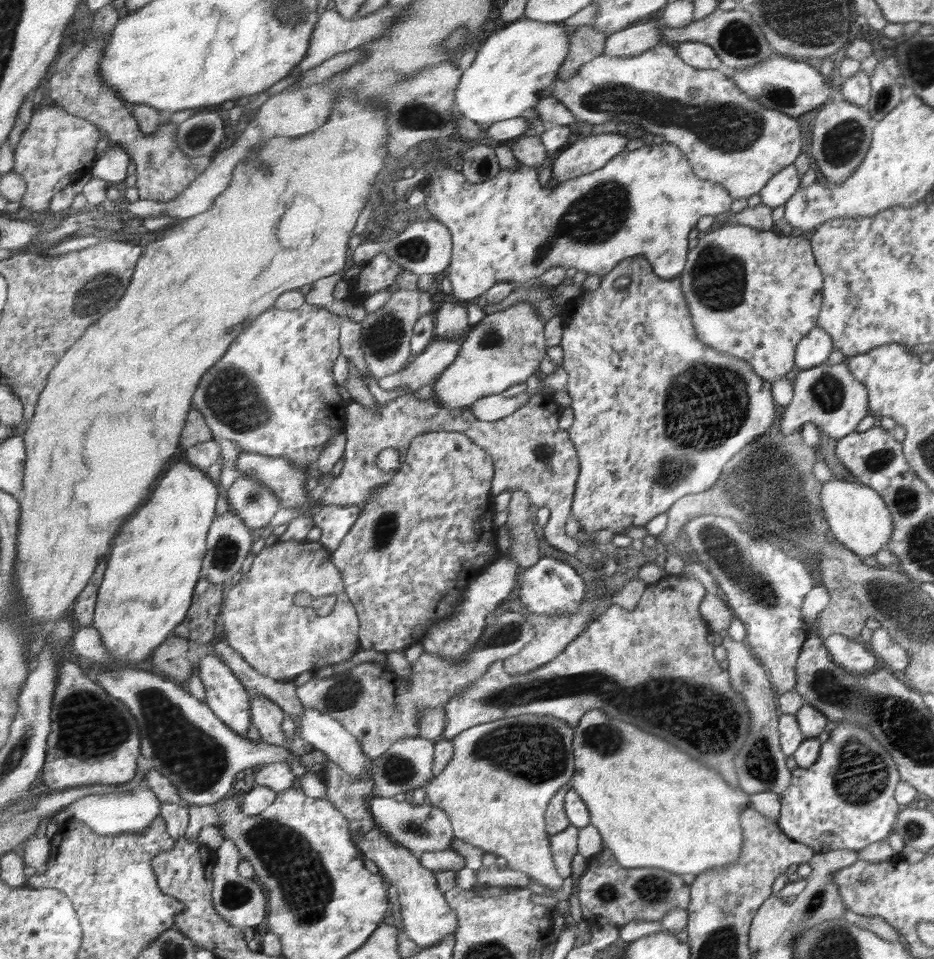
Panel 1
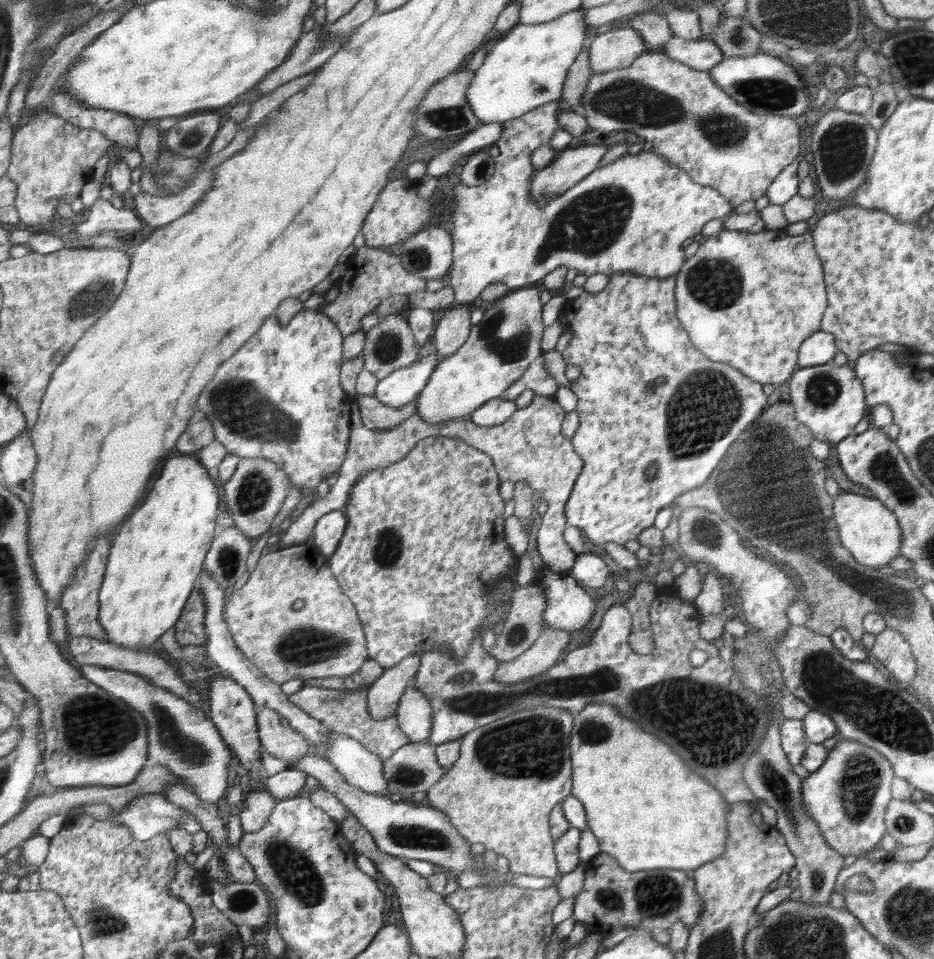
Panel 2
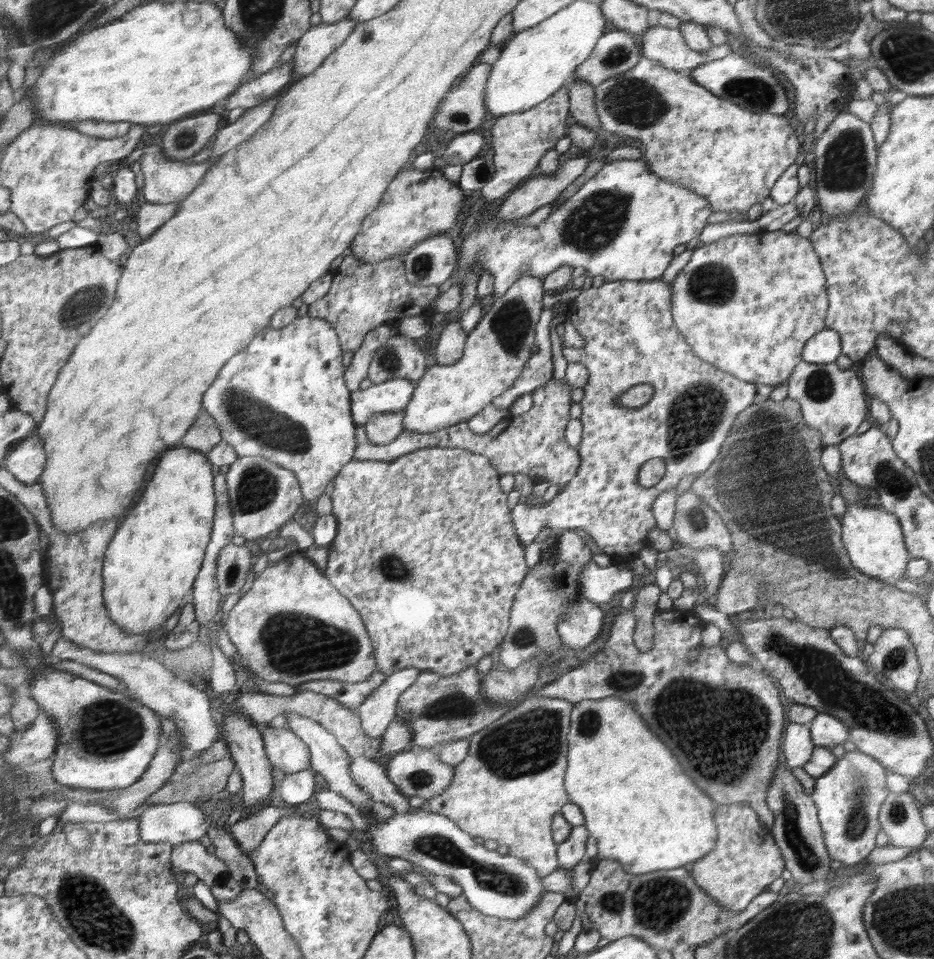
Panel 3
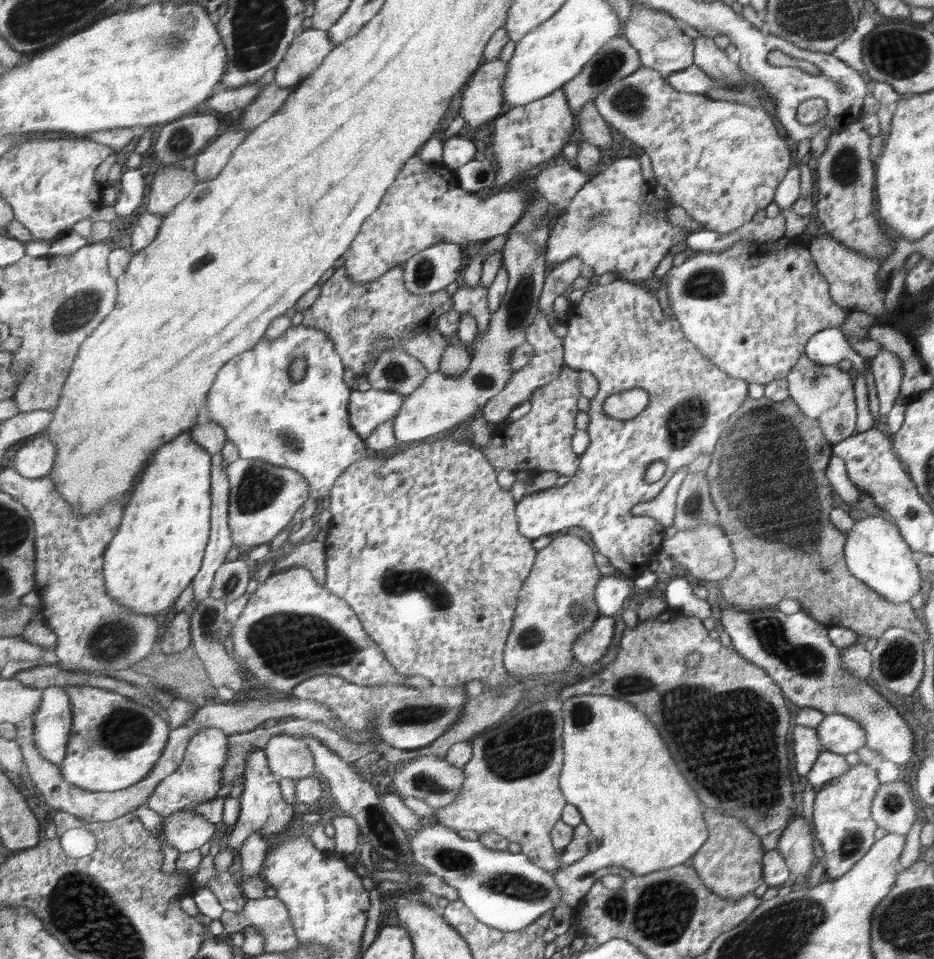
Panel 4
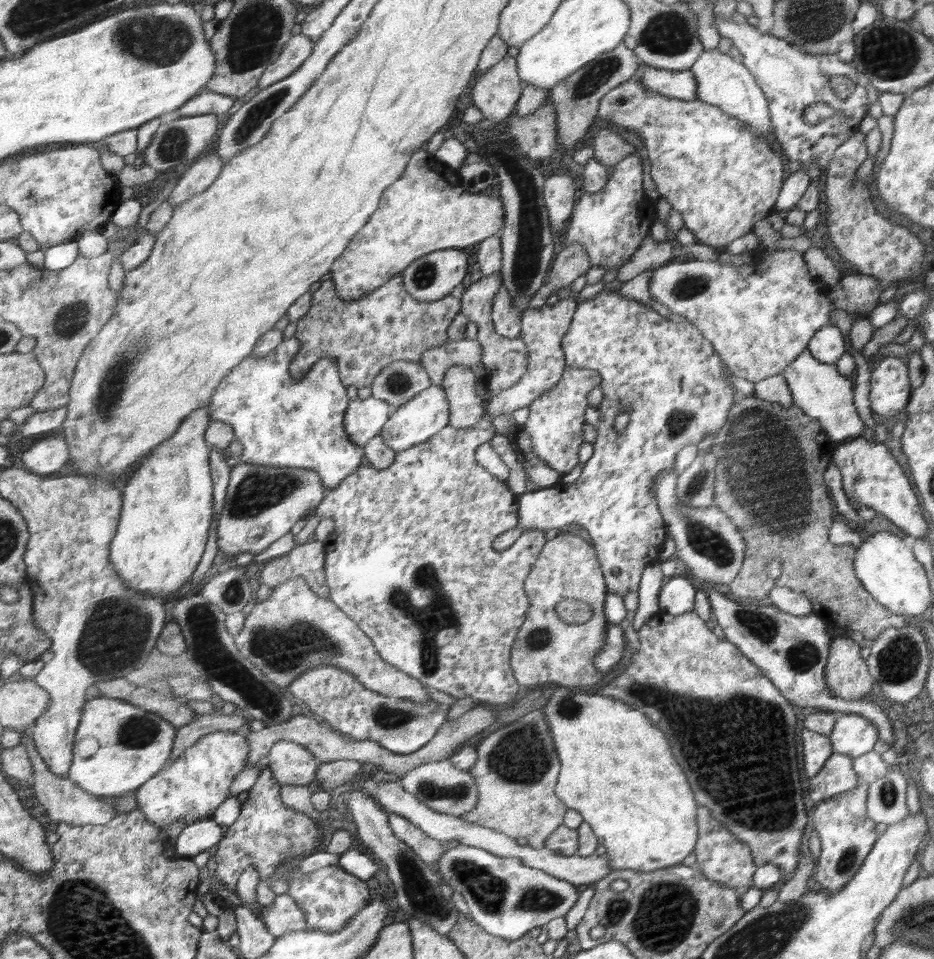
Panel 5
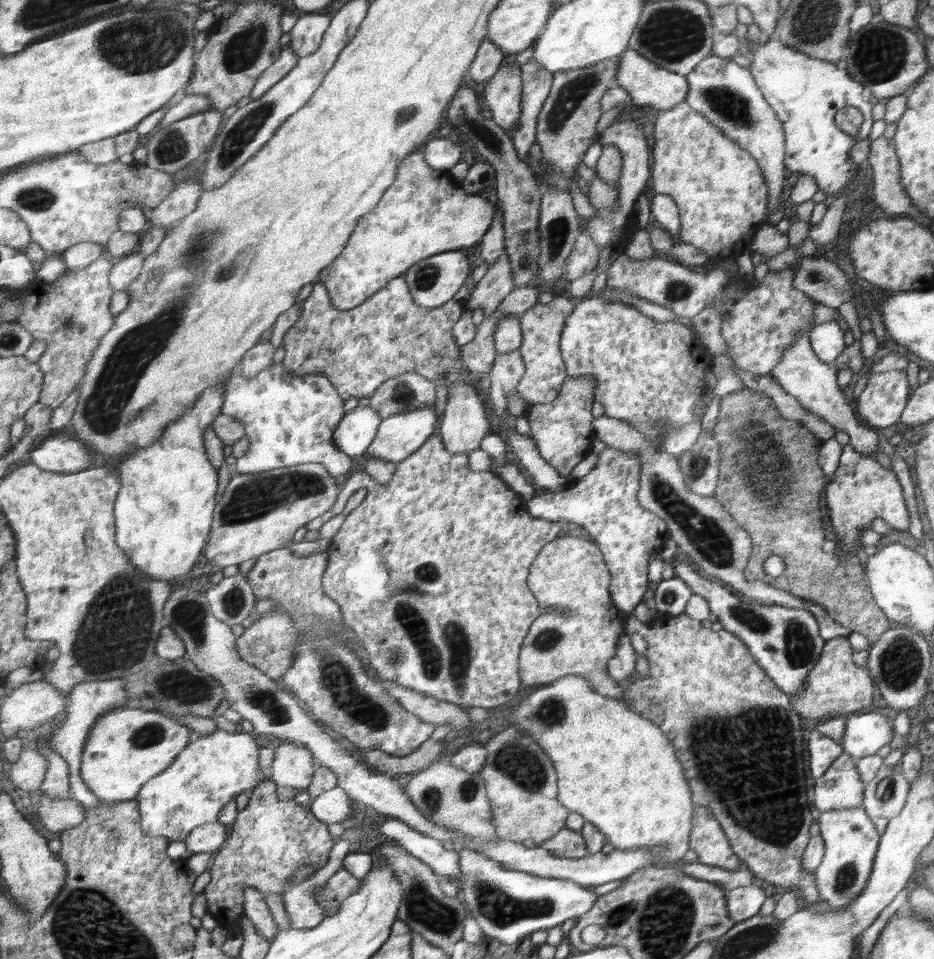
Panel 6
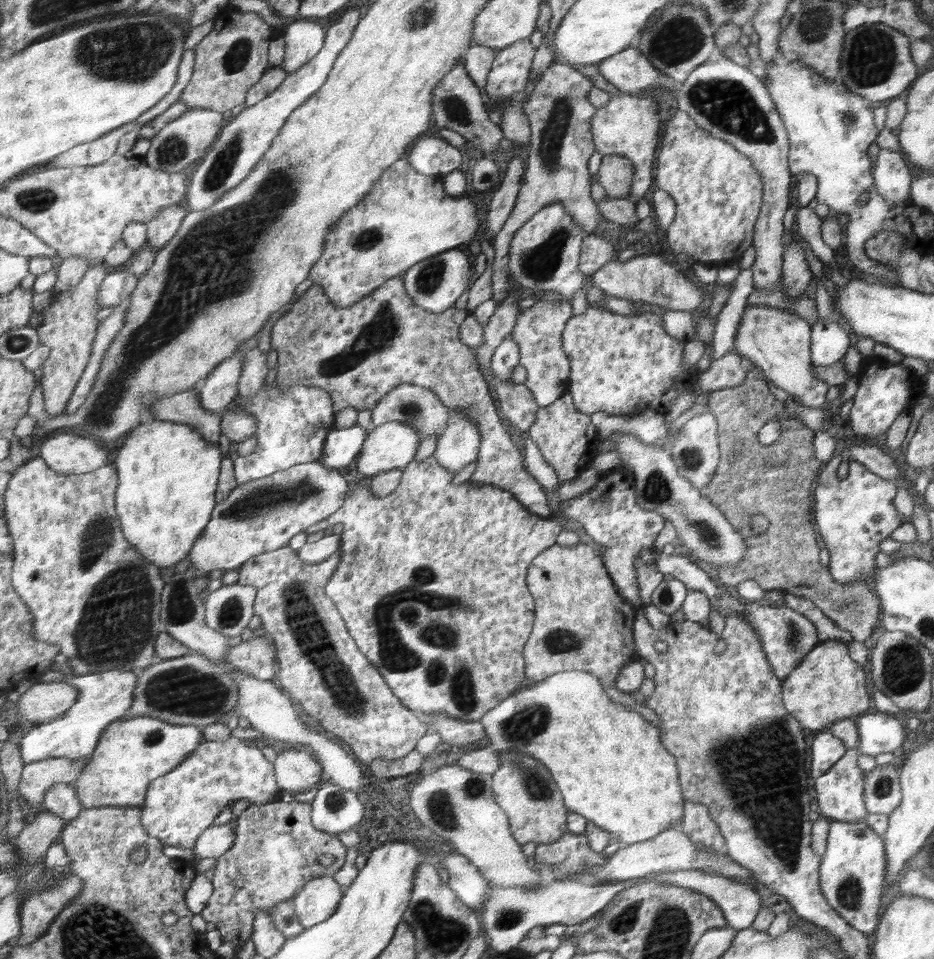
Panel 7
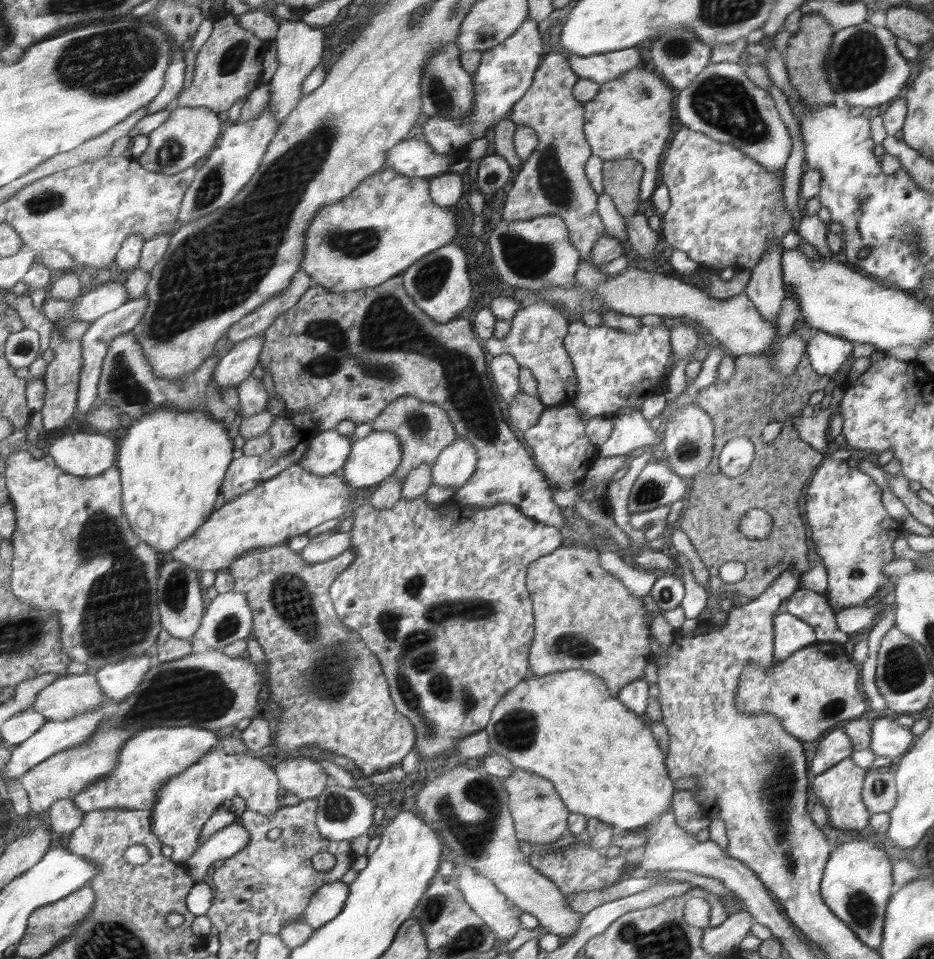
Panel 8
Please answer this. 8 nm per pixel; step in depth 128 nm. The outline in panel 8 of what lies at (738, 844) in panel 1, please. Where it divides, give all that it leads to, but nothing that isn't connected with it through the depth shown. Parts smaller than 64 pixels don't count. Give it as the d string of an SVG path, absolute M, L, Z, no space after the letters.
M572 669L528 678L528 682L516 685L516 690L495 707L496 714L491 714L492 726L485 730L492 753L507 758L515 767L550 780L572 813L588 819L596 817L600 822L612 825L619 833L646 829L648 824L653 825L668 813L674 786L671 774L664 766L664 754L638 714L613 696L603 678L592 671Z

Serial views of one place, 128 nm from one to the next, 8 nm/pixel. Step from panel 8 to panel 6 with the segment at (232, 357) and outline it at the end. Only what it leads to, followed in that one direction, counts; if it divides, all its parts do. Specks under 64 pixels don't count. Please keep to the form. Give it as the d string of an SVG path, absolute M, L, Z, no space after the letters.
M214 385L202 394L189 412L176 420L164 438L154 445L136 449L121 463L123 488L116 503L117 541L131 561L148 578L158 581L182 579L189 575L200 556L204 554L215 522L215 510L220 488L220 474L207 452L207 432L212 429L216 418L223 413L227 386Z

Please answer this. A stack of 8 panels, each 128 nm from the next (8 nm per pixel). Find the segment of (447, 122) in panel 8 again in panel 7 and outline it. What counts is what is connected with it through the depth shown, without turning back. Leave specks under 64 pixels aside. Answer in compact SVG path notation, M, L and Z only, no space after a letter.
M530 37L506 49L497 49L497 57L483 86L494 102L505 102L526 88L534 58Z

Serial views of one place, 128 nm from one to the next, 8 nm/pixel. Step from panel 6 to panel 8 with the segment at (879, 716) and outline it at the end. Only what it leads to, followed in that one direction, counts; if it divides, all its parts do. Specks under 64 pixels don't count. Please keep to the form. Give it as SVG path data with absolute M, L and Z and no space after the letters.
M890 714L886 717L878 717L871 724L871 741L869 749L878 756L896 758L903 756L906 750L912 746L912 732L910 728L904 728L890 720Z

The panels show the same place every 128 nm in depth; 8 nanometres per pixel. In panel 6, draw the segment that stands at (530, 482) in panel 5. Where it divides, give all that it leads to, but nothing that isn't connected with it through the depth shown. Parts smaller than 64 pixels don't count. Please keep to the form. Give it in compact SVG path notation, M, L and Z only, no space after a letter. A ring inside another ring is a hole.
M504 248L494 264L488 266L484 277L477 284L471 285L469 299L464 303L466 310L474 312L480 308L484 318L492 316L514 287L511 259ZM519 350L505 352L505 354L495 354L494 365L488 371L491 379L488 396L492 401L492 408L498 418L507 412L507 402L505 394L521 381L525 374L524 360ZM516 428L507 433L508 444L512 446L514 463L522 466L525 472L532 477L536 490L545 488L547 491L562 491L571 481L562 476L550 466L535 447L535 442L530 435L520 435Z

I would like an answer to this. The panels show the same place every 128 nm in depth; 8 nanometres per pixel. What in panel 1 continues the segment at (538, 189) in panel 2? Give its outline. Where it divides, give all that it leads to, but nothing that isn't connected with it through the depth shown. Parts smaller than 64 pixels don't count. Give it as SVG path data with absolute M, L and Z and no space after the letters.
M618 133L589 135L575 141L553 163L551 183L566 182L602 168L623 152L627 142Z

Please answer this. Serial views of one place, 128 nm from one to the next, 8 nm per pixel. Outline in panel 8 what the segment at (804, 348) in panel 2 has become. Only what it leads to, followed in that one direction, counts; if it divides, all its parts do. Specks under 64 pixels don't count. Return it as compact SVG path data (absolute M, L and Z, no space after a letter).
M818 331L807 343L806 356L811 359L816 372L833 378L838 368L849 360L852 346L854 346L852 342L838 335Z

